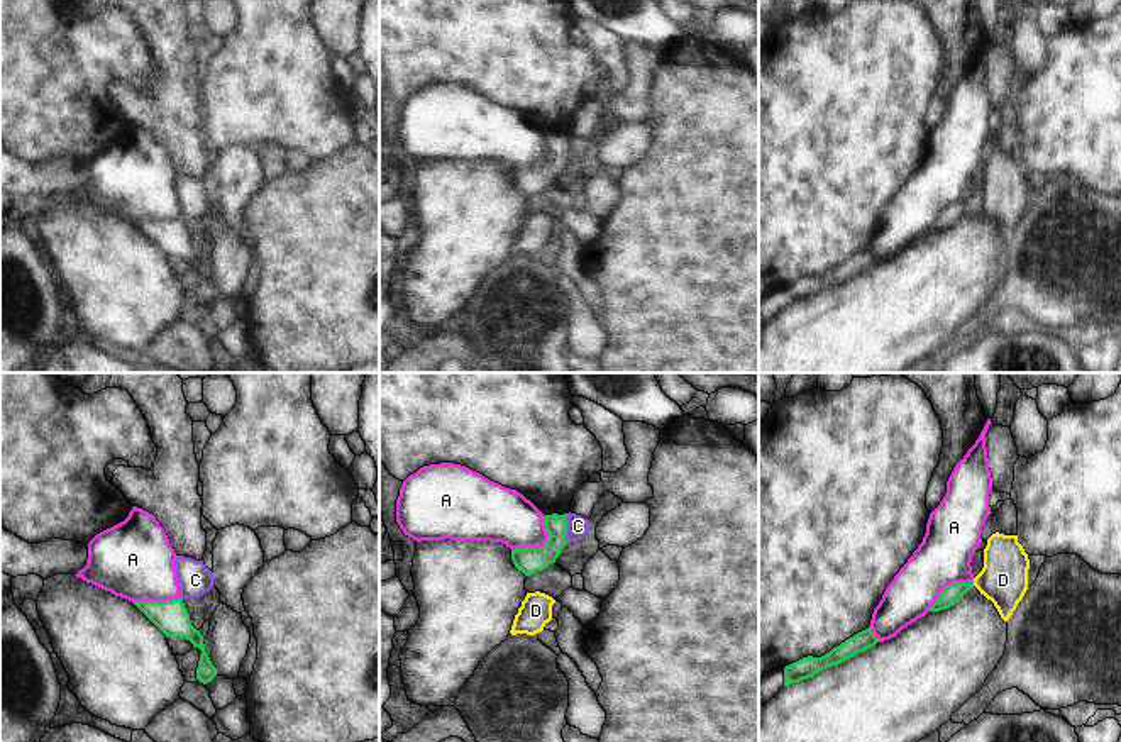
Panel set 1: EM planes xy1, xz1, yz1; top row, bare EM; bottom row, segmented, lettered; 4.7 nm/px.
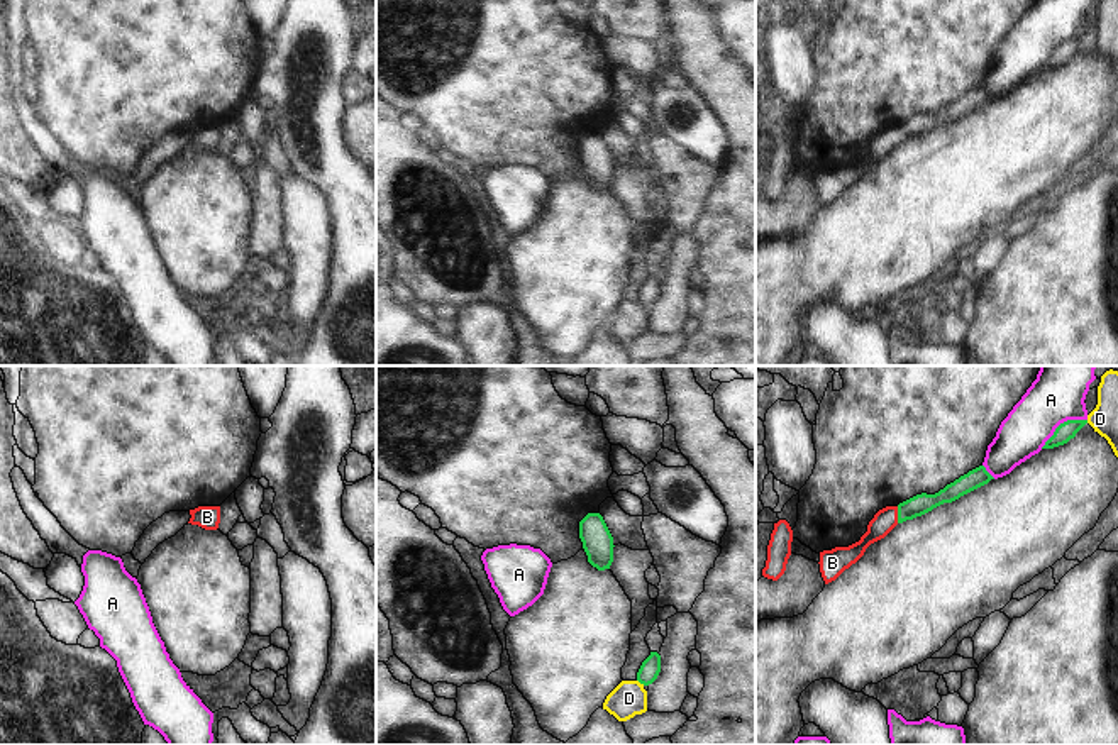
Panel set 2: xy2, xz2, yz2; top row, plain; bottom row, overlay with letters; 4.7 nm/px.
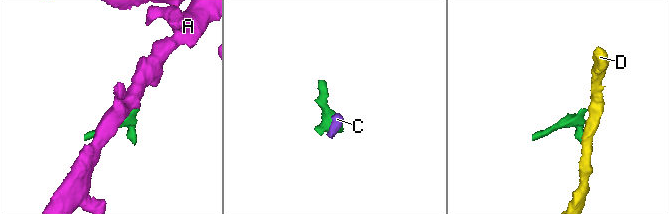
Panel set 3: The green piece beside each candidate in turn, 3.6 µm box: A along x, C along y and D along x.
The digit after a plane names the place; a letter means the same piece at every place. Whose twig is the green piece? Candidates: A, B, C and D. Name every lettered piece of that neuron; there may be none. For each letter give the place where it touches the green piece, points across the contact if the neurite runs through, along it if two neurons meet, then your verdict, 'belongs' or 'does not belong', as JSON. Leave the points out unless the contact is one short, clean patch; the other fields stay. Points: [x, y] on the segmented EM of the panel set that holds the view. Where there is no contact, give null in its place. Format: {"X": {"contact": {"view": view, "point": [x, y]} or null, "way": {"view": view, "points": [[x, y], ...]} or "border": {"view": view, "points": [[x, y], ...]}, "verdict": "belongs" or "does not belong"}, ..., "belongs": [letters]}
{"A": {"contact": {"view": "xz1", "point": [544, 546]}, "verdict": "does not belong"}, "B": {"contact": {"view": "yz2", "point": [898, 515]}, "verdict": "belongs"}, "C": {"contact": {"view": "xz1", "point": [566, 529]}, "border": {"view": "xz1", "points": [[568, 514], [566, 542]]}, "verdict": "does not belong"}, "D": {"contact": {"view": "xz2", "point": [641, 683]}, "verdict": "does not belong"}, "belongs": ["B"]}

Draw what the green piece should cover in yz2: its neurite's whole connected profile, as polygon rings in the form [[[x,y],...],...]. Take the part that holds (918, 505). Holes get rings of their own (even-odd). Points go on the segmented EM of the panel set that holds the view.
[[[979,466],[935,494],[922,493],[899,503],[898,506],[886,506],[879,510],[869,522],[867,532],[859,542],[849,547],[835,547],[832,550],[820,552],[818,564],[825,584],[835,581],[845,569],[855,564],[871,544],[884,538],[898,523],[922,516],[944,503],[952,503],[988,484],[991,479],[994,477],[986,471],[986,467]]]

